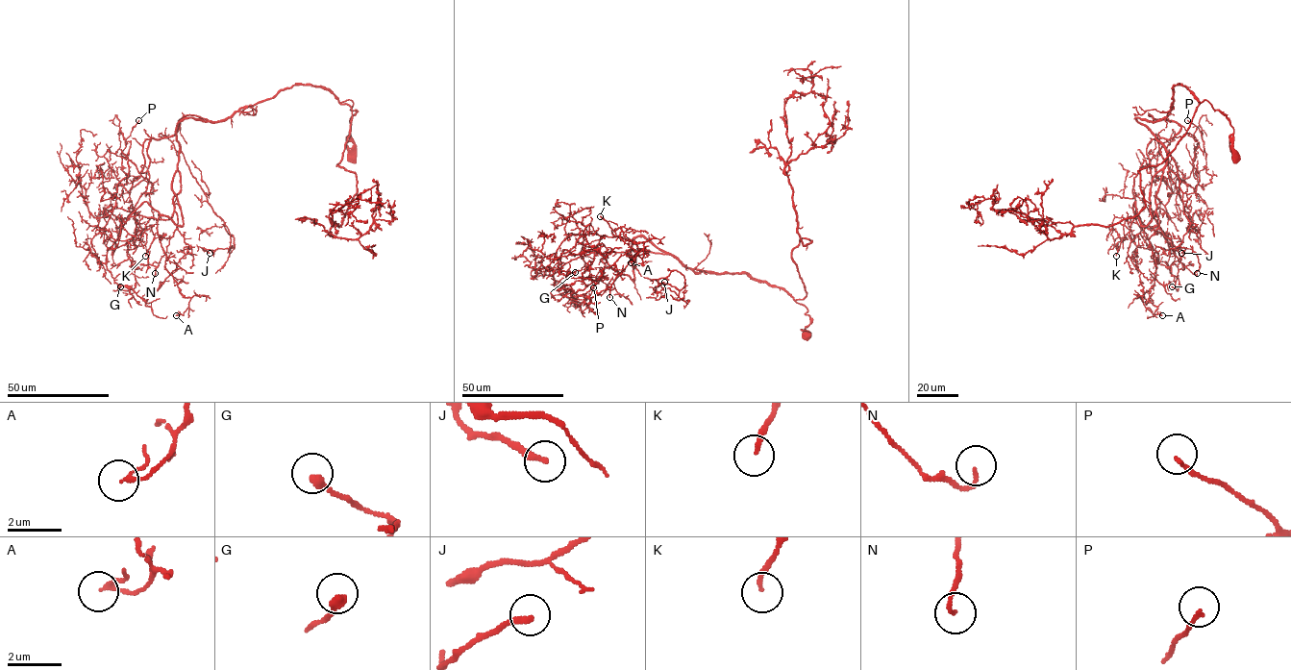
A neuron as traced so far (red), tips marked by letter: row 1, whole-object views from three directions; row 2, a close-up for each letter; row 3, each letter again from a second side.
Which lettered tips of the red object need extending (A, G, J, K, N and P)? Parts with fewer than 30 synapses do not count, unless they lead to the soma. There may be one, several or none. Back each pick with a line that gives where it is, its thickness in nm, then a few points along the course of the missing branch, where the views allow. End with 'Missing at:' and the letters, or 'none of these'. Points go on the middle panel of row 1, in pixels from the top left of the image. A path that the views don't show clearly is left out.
J: (664, 282) | 240 nm | (664, 282), (682, 293), (681, 304), (677, 308)
K: (600, 216) | 170 nm | (600, 216), (594, 211), (584, 216), (578, 232), (585, 244)
N: (609, 297) | 120 nm | (609, 297), (614, 304), (643, 308), (639, 303), (628, 304), (633, 301)
Missing at: J, K, N

